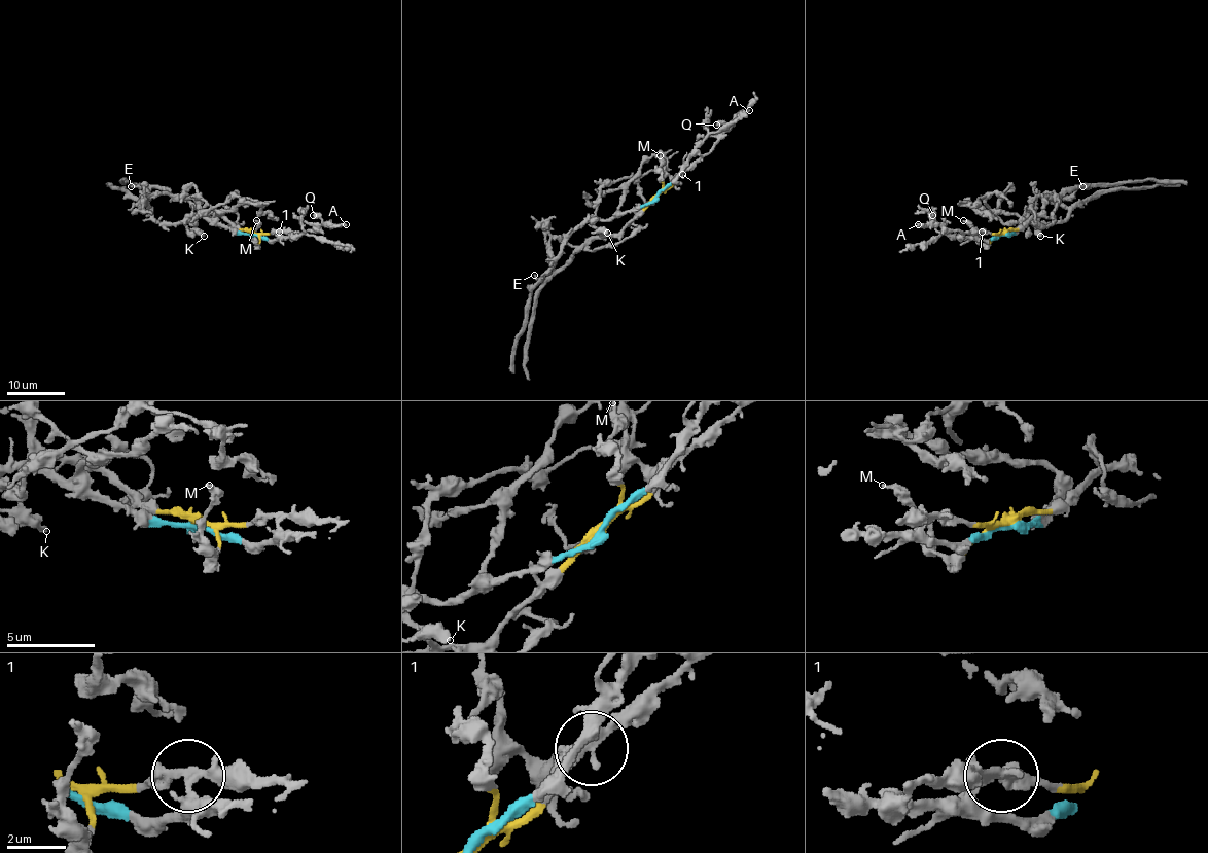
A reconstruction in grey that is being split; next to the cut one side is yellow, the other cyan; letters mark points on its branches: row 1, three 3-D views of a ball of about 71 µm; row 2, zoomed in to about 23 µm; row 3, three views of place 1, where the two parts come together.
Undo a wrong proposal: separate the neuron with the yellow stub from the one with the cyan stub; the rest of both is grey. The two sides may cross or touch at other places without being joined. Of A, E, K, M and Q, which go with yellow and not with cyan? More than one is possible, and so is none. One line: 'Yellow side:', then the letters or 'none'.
Yellow side: A, E, K, M, Q

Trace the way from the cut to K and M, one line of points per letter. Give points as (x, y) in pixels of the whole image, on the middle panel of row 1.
K: (656, 197), (617, 233), (604, 235), (599, 228), (607, 233)
M: (656, 197), (663, 186), (658, 171), (660, 155)

